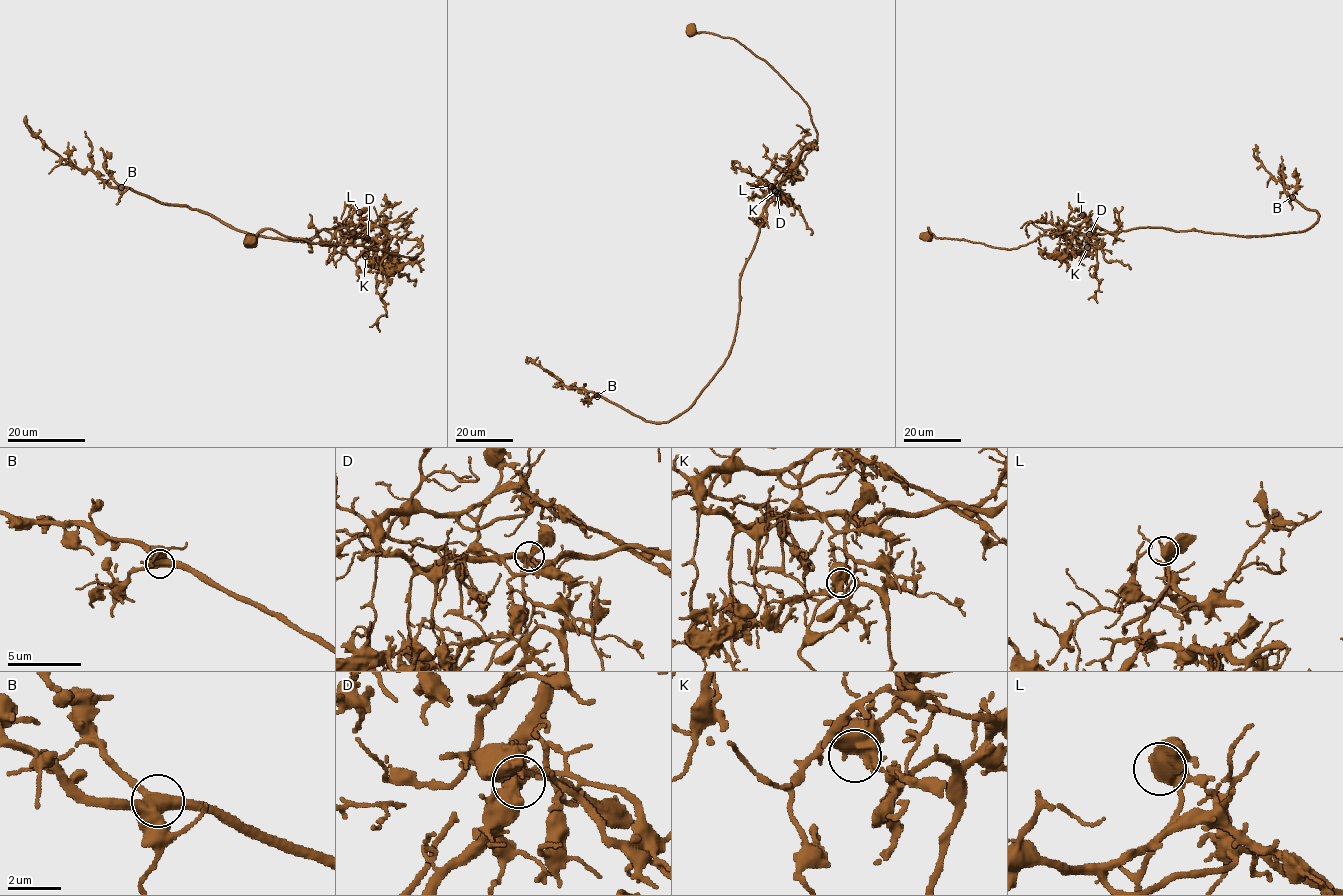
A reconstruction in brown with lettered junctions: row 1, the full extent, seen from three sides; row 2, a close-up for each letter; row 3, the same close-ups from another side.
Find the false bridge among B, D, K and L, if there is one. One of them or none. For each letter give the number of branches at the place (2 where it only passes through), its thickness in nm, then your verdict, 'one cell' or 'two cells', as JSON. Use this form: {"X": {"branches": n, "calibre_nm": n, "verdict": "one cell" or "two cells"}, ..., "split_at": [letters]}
{"B": {"branches": 3, "calibre_nm": 440, "verdict": "one cell"}, "D": {"branches": 3, "calibre_nm": 440, "verdict": "two cells"}, "K": {"branches": 3, "calibre_nm": 500, "verdict": "one cell"}, "L": {"branches": 3, "calibre_nm": 440, "verdict": "one cell"}, "split_at": ["D"]}

